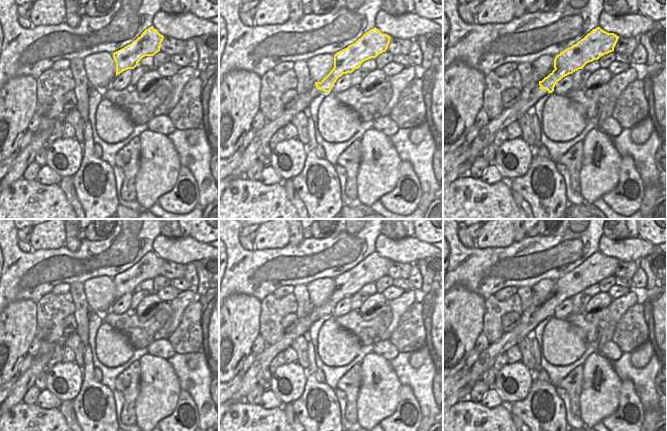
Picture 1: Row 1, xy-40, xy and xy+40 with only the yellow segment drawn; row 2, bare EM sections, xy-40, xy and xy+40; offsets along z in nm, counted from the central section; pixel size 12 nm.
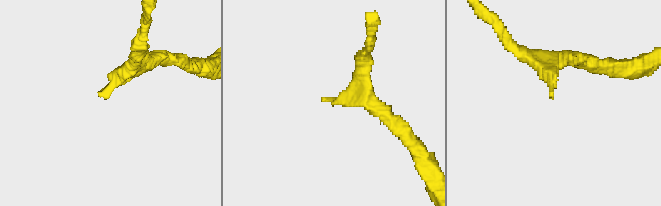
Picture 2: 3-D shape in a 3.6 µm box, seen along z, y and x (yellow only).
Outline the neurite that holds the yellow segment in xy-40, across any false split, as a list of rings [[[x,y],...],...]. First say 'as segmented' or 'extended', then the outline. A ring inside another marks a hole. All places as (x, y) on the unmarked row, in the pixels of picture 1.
as segmented; [[[151,250],[131,268],[113,277],[116,300],[127,293],[134,293],[145,280],[154,280],[160,275],[164,260]]]

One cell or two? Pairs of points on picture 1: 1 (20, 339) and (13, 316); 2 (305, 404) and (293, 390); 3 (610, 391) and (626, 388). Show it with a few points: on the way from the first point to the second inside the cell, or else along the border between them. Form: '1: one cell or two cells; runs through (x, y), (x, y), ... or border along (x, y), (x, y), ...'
1: one cell; runs through (15, 333), (15, 322)
2: two cells; border along (308, 375), (303, 393), (291, 402)
3: two cells; border along (622, 381), (619, 404), (614, 412)

